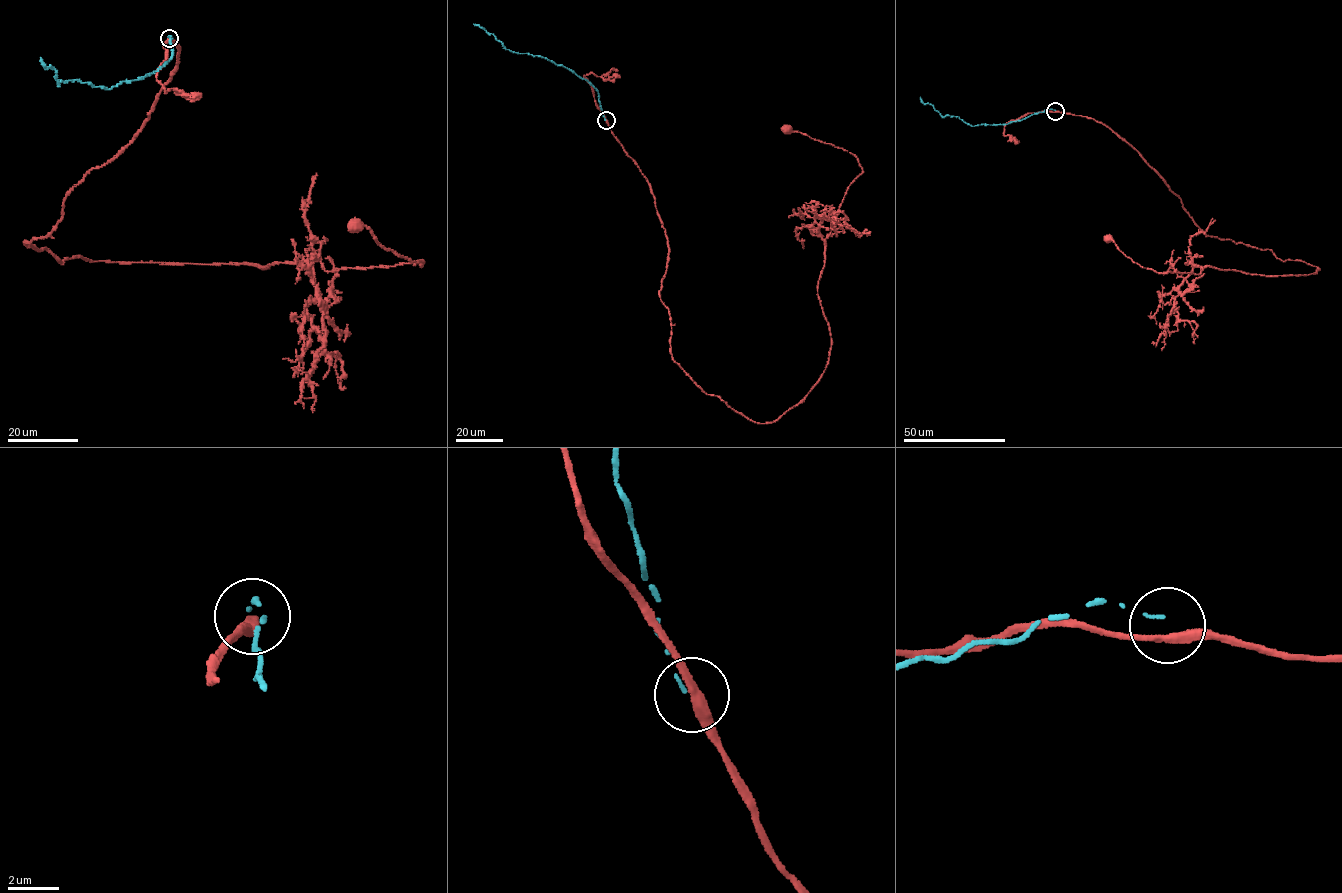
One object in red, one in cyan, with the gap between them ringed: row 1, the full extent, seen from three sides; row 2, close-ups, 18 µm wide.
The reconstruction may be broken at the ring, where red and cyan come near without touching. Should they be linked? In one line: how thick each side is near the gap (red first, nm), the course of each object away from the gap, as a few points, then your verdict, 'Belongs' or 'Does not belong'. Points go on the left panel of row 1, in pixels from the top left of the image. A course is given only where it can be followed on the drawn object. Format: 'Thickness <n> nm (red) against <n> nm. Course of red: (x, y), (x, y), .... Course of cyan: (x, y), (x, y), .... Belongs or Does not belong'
Thickness 380 nm (red) against 110 nm. Course of red: (170, 39), (177, 65), (141, 128), (26, 245), (62, 263), (421, 266), (354, 225). Course of cyan: (169, 37), (169, 60), (155, 71), (109, 89), (74, 80), (58, 84), (57, 73), (44, 68), (40, 58). Does not belong

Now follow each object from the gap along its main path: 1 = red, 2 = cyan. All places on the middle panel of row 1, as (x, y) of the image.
1: (606, 120), (668, 240), (672, 359), (760, 423), (825, 369), (825, 242), (862, 172), (786, 130)
2: (605, 120), (599, 94), (587, 81), (546, 59), (505, 48), (494, 35), (473, 24)

